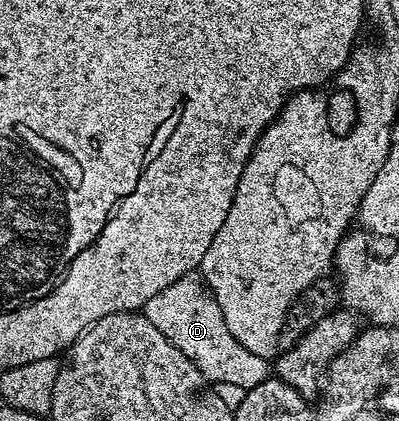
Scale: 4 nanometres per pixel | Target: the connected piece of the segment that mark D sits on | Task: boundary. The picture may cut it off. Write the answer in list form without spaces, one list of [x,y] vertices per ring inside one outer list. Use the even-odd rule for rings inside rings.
[[[198,269],[177,277],[173,285],[165,285],[165,289],[157,293],[157,297],[149,297],[149,301],[141,308],[141,314],[153,321],[154,328],[163,333],[178,351],[185,353],[185,357],[189,357],[189,361],[212,385],[224,383],[227,387],[239,387],[238,390],[244,392],[261,385],[261,381],[272,374],[273,367],[268,360],[257,357],[257,353],[249,353],[249,349],[245,349],[245,345],[241,345],[241,341],[237,341],[237,337],[229,333],[229,325],[225,325],[225,317],[221,317],[221,305],[217,305],[209,285],[203,279],[203,272]]]

